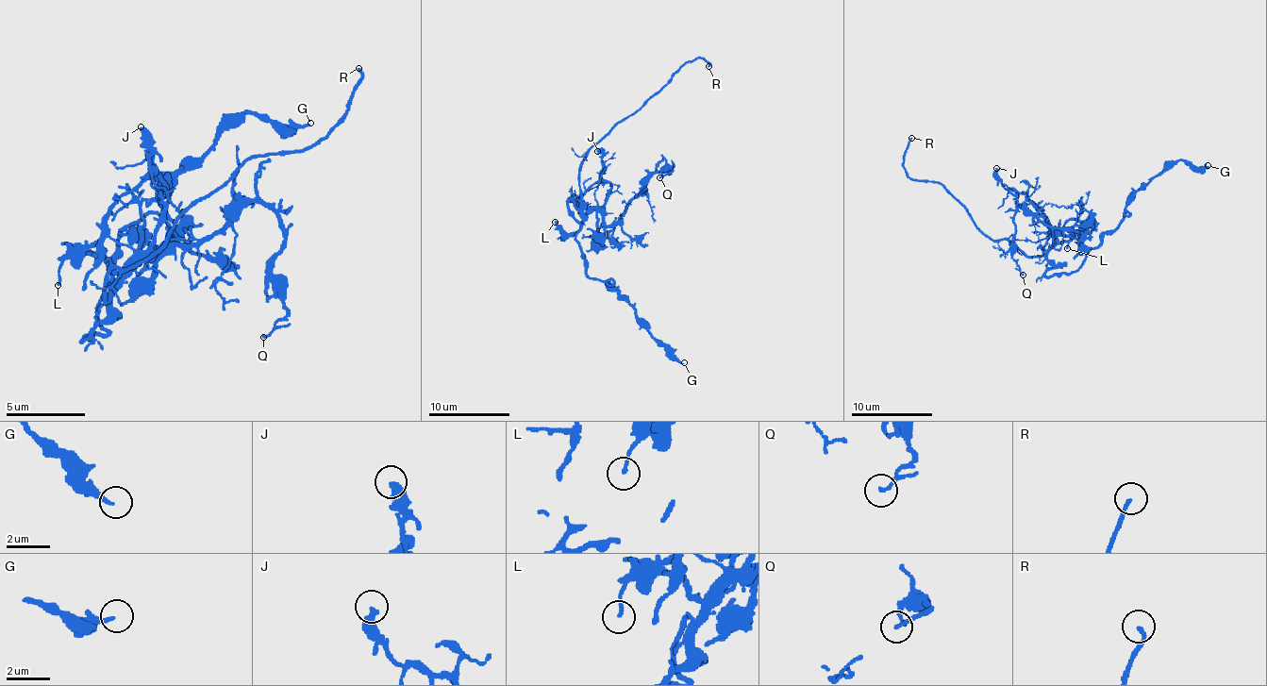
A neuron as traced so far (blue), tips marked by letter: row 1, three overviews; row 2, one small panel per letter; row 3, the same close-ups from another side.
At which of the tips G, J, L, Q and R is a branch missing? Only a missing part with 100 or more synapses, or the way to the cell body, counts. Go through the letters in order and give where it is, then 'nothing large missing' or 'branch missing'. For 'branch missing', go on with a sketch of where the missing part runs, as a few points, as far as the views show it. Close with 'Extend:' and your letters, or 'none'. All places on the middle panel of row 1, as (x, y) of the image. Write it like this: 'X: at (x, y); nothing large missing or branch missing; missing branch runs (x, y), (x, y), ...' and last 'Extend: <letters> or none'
G: at (684, 362); nothing large missing
J: at (597, 151); nothing large missing
L: at (555, 222); nothing large missing
Q: at (659, 177); nothing large missing
R: at (708, 66); branch missing; missing branch runs (708, 66), (698, 64), (692, 68), (656, 73), (631, 82), (608, 82), (581, 70)
Extend: R

